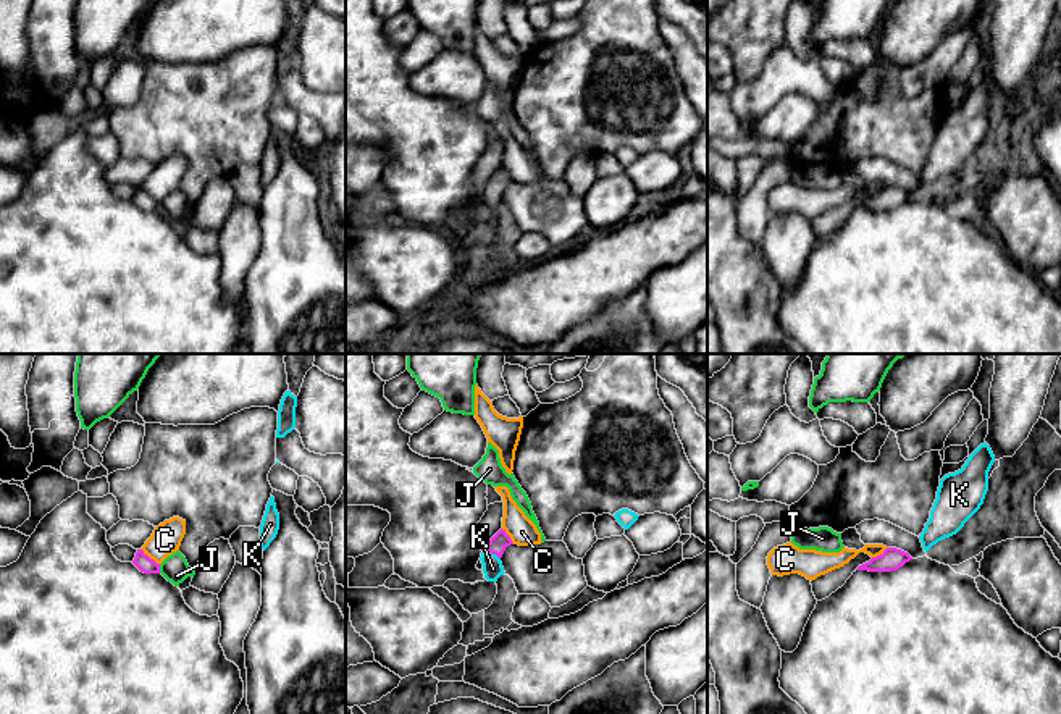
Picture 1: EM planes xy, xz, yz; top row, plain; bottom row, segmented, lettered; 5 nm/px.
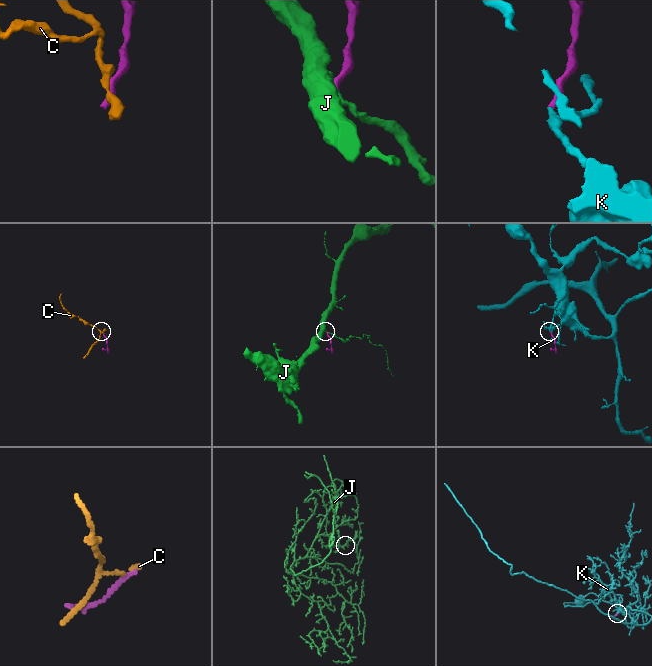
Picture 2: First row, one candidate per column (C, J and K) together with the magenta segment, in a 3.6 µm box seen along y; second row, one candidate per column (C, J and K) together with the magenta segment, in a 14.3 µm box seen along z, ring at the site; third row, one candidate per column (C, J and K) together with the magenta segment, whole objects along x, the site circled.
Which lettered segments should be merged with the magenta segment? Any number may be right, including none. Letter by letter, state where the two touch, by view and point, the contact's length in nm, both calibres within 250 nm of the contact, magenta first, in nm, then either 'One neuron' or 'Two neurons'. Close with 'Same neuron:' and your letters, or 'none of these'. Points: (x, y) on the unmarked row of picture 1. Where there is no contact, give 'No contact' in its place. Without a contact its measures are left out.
C: Touches magenta at xy (149, 196). Shared border 130 nm. Thickness 80 nm (magenta) against 150 nm. Two neurons
J: Touches magenta at xy (159, 207). Shared border 50 nm. Thickness 80 nm (magenta) against 140 nm. Two neurons
K: Touches magenta at xz (491, 191). Shared border 100 nm. Thickness 90 nm (magenta) against 100 nm. One neuron
Same neuron: K

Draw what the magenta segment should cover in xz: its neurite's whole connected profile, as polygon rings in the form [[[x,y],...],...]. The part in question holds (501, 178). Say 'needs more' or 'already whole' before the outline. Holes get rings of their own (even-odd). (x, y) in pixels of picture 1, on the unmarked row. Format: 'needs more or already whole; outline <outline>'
needs more; outline [[[499,168],[489,181],[481,187],[481,202],[483,202],[483,212],[488,220],[497,220],[501,213],[504,213],[504,205],[501,200],[501,195],[507,184],[514,183],[510,174],[505,171],[505,168]]]

